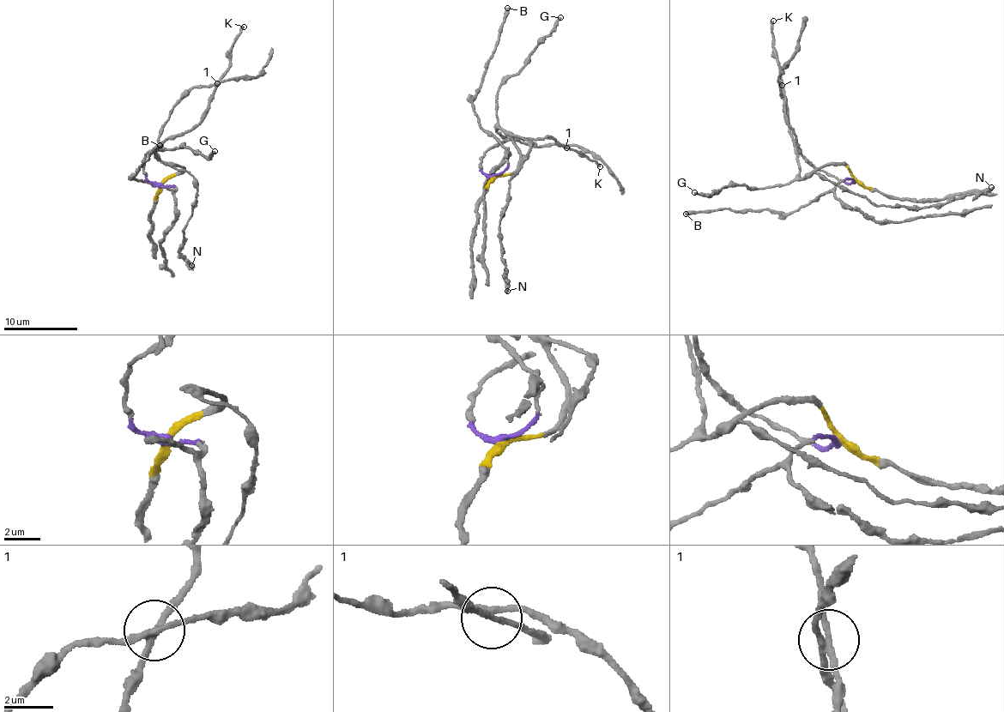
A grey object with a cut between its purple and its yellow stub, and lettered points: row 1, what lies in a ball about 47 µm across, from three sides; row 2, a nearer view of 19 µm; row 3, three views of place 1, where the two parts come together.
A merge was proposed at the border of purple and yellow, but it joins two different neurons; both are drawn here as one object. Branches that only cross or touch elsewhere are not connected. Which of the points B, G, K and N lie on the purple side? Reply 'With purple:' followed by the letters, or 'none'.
With purple: B, K

